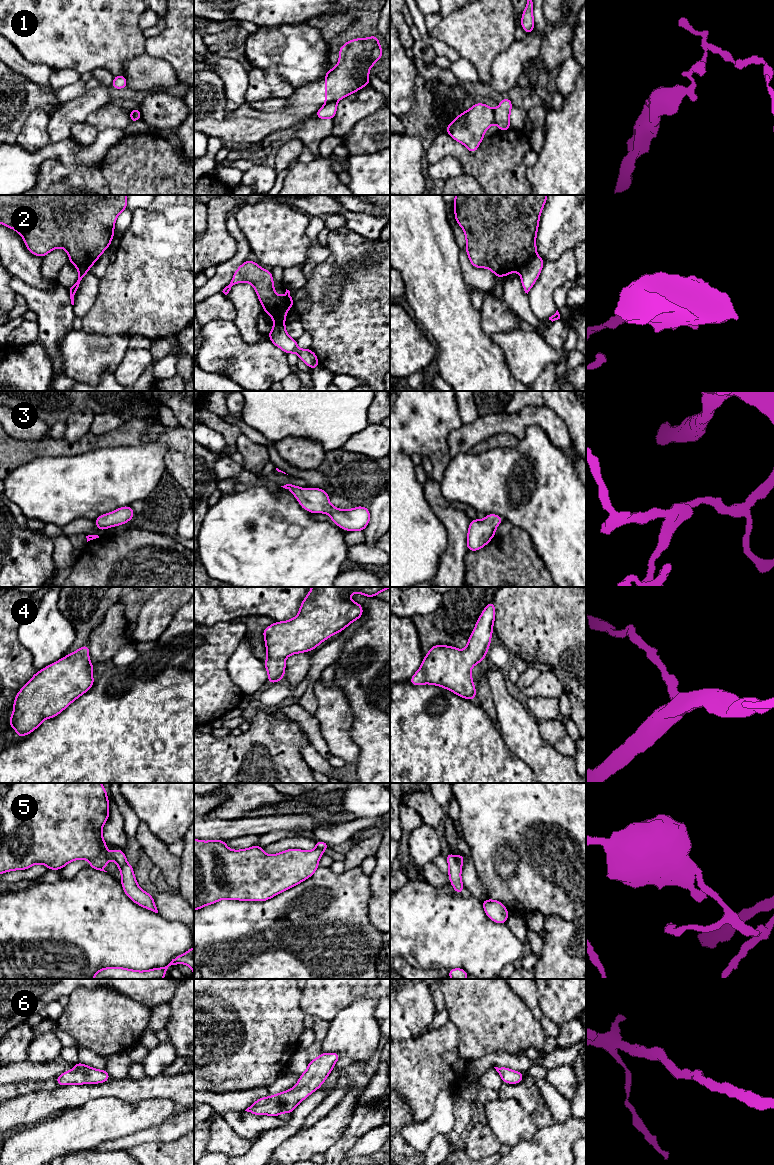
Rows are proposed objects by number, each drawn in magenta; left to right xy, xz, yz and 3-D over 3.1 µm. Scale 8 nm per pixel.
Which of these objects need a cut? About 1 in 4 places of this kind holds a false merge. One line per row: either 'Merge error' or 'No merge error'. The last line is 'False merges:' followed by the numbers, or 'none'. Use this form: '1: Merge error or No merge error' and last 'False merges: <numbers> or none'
1: Merge error
2: Merge error
3: No merge error
4: No merge error
5: Merge error
6: No merge error
False merges: 1, 2, 5

